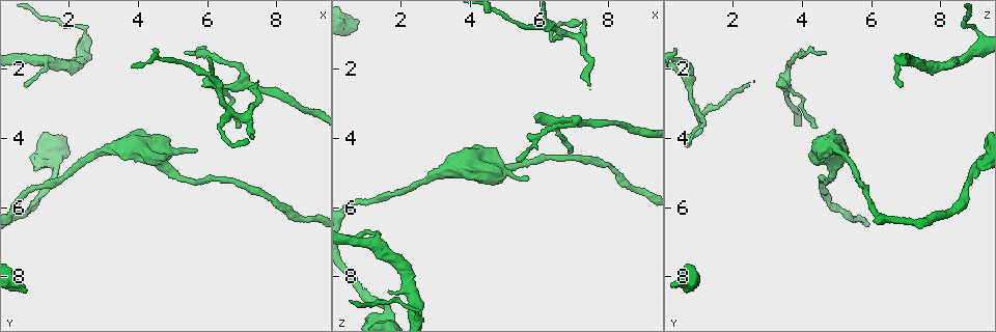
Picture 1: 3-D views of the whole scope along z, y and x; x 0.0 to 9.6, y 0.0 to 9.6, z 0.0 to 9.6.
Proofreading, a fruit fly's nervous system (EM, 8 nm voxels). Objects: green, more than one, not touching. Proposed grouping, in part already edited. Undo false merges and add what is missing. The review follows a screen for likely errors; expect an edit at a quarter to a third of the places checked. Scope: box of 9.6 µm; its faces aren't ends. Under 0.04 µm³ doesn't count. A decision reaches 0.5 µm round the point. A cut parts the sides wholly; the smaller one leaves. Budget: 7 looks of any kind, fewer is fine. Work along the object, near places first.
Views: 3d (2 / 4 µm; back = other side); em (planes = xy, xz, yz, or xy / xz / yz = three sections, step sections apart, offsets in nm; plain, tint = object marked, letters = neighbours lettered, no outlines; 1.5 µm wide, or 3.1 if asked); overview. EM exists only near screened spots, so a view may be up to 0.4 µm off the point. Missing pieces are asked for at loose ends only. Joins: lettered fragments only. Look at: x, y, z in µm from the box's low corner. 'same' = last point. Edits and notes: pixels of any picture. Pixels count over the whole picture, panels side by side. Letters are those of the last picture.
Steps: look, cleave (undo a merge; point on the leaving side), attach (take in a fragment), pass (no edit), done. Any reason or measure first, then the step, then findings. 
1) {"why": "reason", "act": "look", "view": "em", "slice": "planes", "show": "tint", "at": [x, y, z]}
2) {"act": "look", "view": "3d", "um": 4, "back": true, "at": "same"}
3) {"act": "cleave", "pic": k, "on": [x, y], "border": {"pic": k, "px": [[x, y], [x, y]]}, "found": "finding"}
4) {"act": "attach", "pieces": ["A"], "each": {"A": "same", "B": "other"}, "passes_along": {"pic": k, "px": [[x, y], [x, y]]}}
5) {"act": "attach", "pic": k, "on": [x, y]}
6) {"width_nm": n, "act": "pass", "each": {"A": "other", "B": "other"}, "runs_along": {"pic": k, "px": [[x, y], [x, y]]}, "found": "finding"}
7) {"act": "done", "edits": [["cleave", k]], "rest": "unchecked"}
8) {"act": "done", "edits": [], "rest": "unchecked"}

{"act": "look", "view": "3d", "um": 4, "at": [6.90, 3.65, 4.45]}

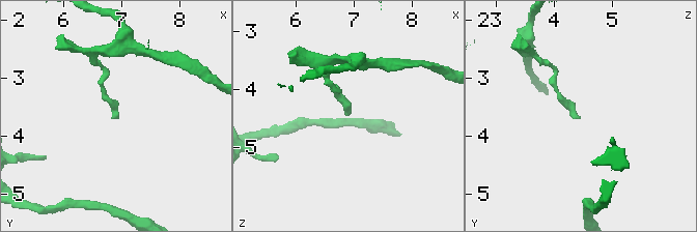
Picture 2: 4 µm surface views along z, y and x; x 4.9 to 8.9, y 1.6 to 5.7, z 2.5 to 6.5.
{"why": "now the EM", "act": "look", "view": "em", "slice": "planes", "show": "letters", "at": [6.90, 3.65, 4.40]}

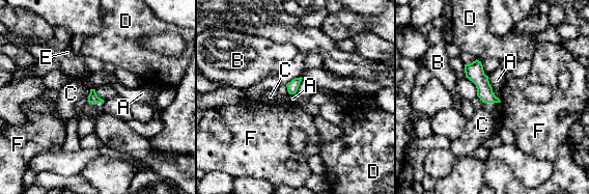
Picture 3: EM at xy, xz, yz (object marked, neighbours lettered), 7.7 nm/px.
{"longest_contact_nm": ["A", 110], "act": "pass", "each": {"A": "other", "B": "other", "C": "other", "D": "other", "E": "other", "F": "other"}, "found": "none of them fits"}

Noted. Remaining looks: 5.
{"why": "tapers out", "act": "look", "view": "em", "slice": "planes", "show": "letters", "at": [5.30, 1.60, 4.65]}

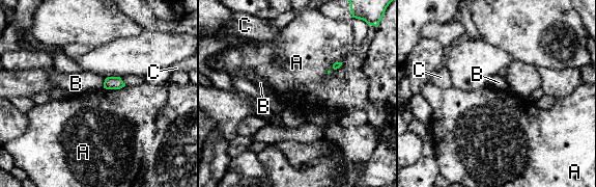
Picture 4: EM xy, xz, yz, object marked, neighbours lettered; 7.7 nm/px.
{"act": "pass", "each": {"A": "other", "B": "other", "C": "other"}, "border": {"pic": 4, "px": [[124, 85], [119, 88], [104, 88]]}, "found": "no lettered fragment goes on from it"}

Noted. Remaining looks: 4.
{"why": "free end", "act": "look", "view": "3d", "um": 4, "at": [7.45, 2.50, 2.40]}

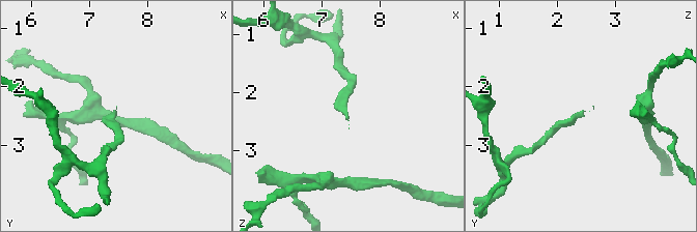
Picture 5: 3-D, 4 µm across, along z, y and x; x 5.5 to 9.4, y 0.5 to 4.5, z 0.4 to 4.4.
{"why": "now the EM", "act": "look", "view": "em", "slice": "planes", "show": "letters", "at": [7.40, 2.55, 2.45]}

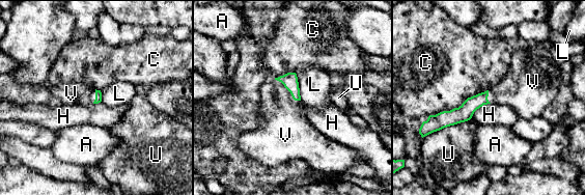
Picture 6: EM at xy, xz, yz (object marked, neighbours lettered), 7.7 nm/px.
{"act": "attach", "pieces": ["V"], "each": {"A": "other", "C": "other", "H": "other", "L": "other", "U": "other", "V": "same"}, "passes_along": {"pic": 6, "px": [[289, 80], [287, 89], [282, 118]]}, "found": "the cell continues"}

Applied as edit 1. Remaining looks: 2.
{"act": "done", "edits": [["attach", 6]], "rest": "unchecked"}

